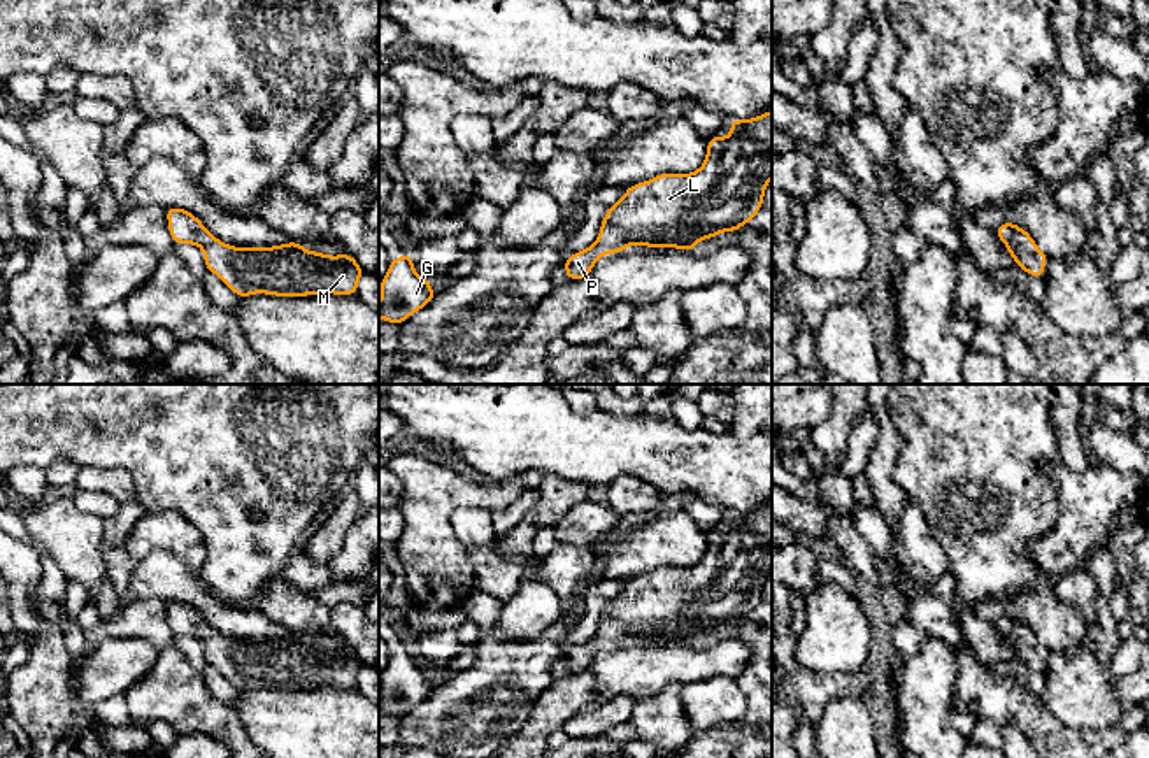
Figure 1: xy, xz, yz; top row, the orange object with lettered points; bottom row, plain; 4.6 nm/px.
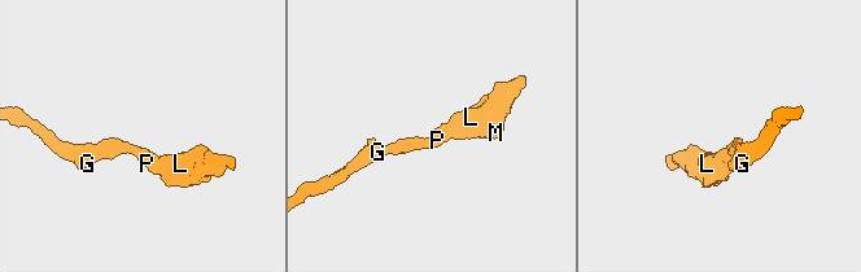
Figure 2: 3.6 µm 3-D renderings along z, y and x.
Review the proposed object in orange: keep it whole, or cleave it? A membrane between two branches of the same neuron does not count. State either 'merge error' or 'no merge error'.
no merge error

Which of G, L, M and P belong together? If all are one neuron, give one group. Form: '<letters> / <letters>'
G L M P

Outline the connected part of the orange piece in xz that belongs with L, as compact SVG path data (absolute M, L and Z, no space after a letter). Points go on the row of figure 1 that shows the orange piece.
M772 111L753 119L730 119L730 137L707 140L703 165L693 174L660 174L626 188L623 198L603 216L596 242L574 253L561 265L570 281L589 275L603 256L621 253L628 246L677 247L693 251L698 240L735 232L747 225L763 207L763 195L772 177Z

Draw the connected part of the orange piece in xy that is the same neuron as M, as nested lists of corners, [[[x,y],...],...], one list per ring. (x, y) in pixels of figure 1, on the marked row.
[[[167,207],[167,221],[174,242],[202,247],[205,268],[240,298],[254,293],[274,297],[358,293],[363,268],[347,253],[328,256],[307,251],[300,242],[233,247],[218,240],[196,216],[181,207]]]

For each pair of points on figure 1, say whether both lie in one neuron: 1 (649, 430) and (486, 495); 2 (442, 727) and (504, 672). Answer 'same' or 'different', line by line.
1: different
2: same

